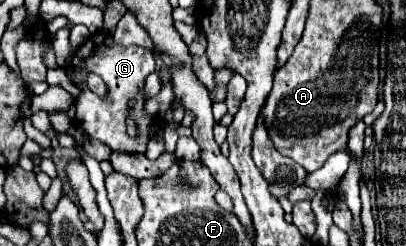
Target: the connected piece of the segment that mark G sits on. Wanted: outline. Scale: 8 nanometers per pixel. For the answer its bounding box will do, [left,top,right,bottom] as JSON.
[70,32,158,154]

